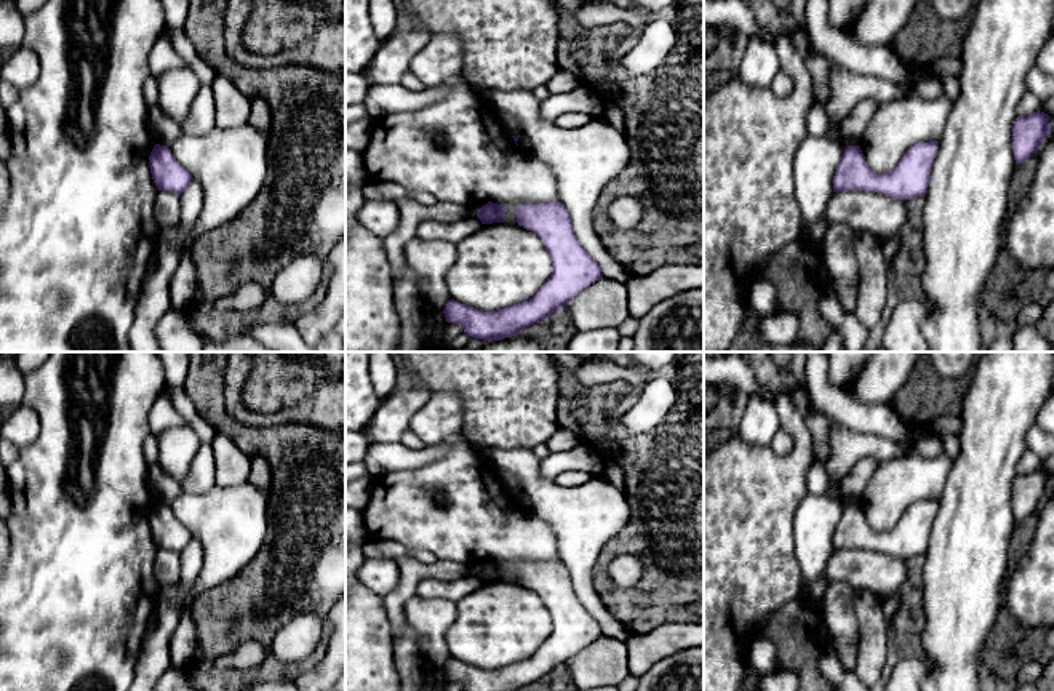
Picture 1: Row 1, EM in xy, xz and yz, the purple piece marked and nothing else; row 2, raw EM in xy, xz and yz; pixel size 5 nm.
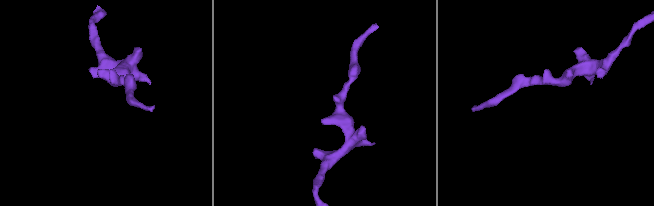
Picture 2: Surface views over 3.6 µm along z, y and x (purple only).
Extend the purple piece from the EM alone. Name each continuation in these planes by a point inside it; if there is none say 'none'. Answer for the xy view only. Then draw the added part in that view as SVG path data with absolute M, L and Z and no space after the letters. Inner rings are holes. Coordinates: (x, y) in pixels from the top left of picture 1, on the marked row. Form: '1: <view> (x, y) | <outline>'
none

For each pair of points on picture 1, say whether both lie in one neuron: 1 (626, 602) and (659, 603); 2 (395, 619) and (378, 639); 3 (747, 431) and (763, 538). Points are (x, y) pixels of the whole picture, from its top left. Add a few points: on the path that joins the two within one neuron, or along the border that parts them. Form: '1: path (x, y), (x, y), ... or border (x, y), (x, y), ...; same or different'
1: path (634, 603), (651, 603); same
2: border (383, 597), (383, 607), (394, 637); different
3: border (738, 434), (749, 443), (770, 447); different

